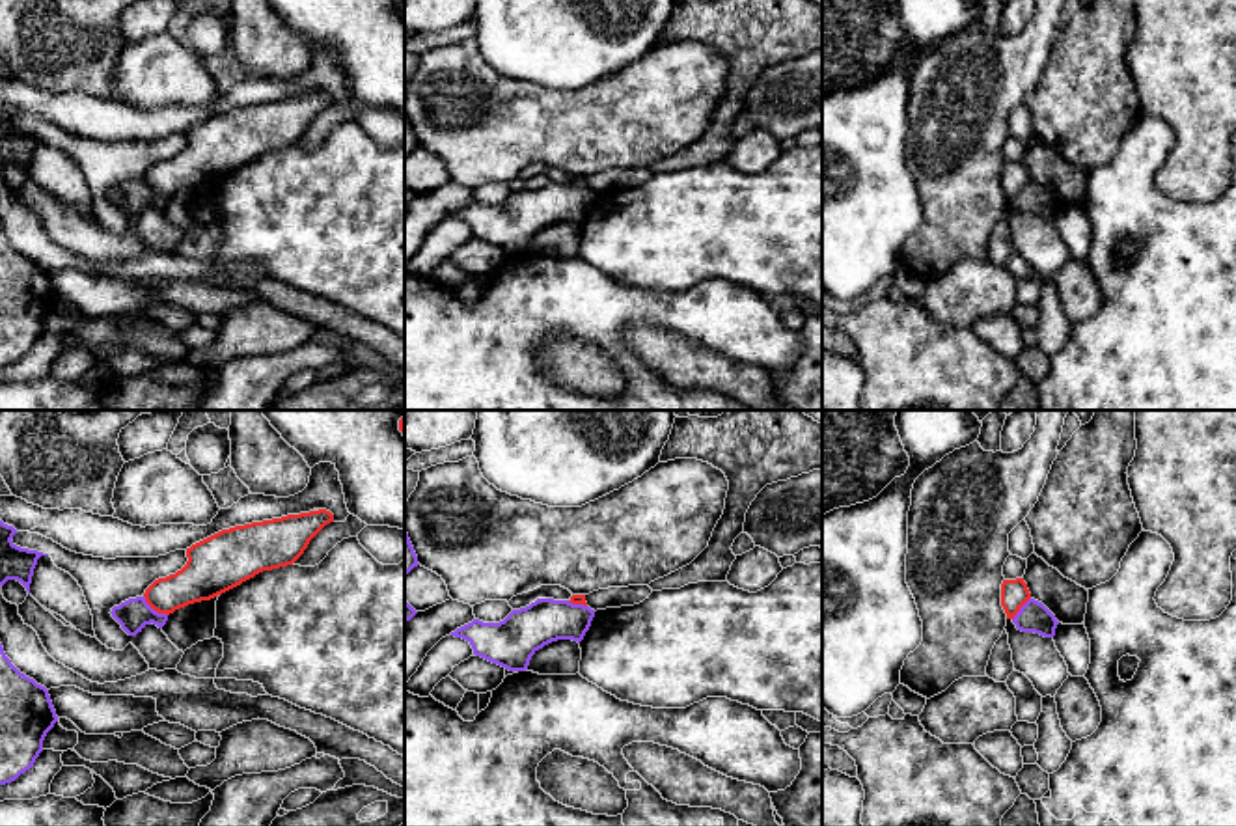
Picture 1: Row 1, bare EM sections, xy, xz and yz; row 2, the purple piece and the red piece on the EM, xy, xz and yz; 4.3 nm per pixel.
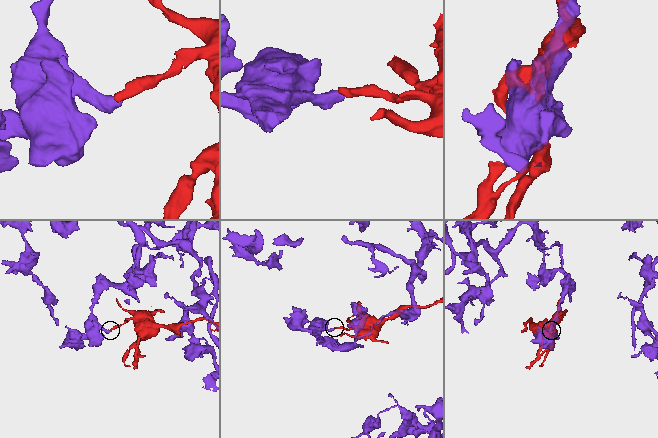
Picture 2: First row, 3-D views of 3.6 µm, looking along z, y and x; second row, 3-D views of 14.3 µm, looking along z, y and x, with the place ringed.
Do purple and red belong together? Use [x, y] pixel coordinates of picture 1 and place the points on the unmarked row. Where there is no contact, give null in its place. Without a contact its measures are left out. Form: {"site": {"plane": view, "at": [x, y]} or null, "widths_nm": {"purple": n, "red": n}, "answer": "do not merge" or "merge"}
{"site": {"plane": "xy", "at": [151, 191]}, "widths_nm": {"purple": 140, "red": 180}, "answer": "do not merge"}

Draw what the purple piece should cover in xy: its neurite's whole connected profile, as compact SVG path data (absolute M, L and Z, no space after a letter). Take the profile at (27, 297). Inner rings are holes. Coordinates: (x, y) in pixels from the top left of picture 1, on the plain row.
M0 226L0 367L34 349L56 304L48 272L21 255Z

